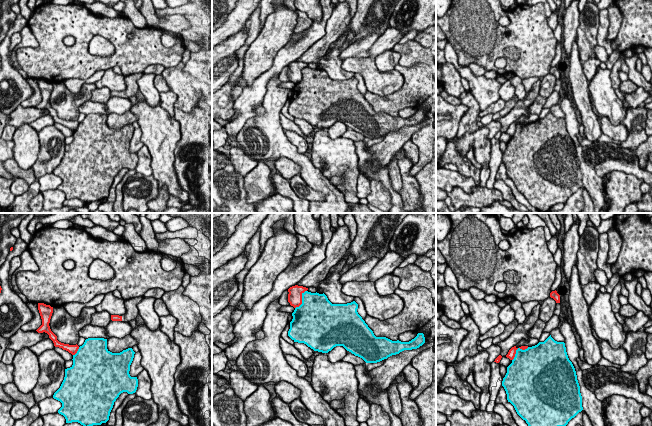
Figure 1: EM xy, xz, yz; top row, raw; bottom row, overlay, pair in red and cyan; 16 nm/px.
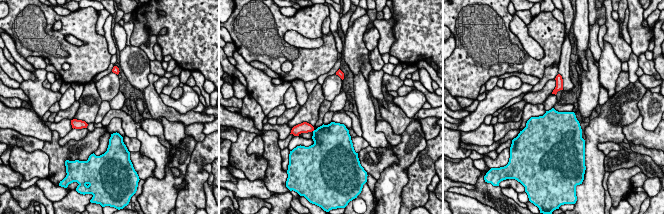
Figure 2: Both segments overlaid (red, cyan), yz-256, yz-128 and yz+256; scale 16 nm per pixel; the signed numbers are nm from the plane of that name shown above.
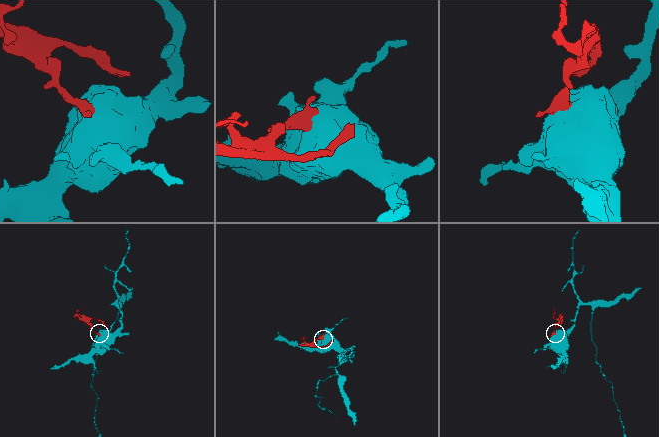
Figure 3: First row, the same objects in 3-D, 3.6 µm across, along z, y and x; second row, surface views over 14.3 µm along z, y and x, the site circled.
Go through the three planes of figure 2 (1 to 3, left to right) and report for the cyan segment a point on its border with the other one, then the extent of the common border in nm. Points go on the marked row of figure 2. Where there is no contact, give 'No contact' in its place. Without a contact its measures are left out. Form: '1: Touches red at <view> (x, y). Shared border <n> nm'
1: No contact
2: No contact
3: No contact

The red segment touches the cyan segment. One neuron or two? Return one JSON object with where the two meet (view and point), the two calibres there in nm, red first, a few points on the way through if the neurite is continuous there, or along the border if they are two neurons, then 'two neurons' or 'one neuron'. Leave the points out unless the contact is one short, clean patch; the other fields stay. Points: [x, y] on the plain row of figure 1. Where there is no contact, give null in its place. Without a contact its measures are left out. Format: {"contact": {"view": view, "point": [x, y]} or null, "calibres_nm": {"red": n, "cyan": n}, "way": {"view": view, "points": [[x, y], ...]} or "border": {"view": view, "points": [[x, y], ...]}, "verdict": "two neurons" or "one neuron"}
{"contact": {"view": "xz", "point": [301, 76]}, "calibres_nm": {"red": 220, "cyan": 440}, "border": {"view": "xz", "points": [[306, 66], [302, 70], [302, 78], [295, 84]]}, "verdict": "two neurons"}

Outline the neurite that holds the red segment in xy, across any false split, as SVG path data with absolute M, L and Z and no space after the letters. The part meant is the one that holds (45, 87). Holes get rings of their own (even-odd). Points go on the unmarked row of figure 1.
M38 79L38 86L42 95L42 101L36 107L38 109L47 109L49 111L49 114L53 117L55 123L62 124L72 131L75 131L79 125L79 122L77 120L69 121L59 118L57 116L57 112L50 105L49 99L53 89L53 83L44 79Z

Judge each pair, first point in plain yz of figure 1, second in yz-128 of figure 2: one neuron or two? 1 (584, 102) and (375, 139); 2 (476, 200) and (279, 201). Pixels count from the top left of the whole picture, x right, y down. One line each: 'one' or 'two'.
1: one
2: one

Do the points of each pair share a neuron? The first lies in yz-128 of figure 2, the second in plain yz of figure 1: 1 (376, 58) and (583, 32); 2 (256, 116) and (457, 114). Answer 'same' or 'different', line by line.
1: same
2: different

